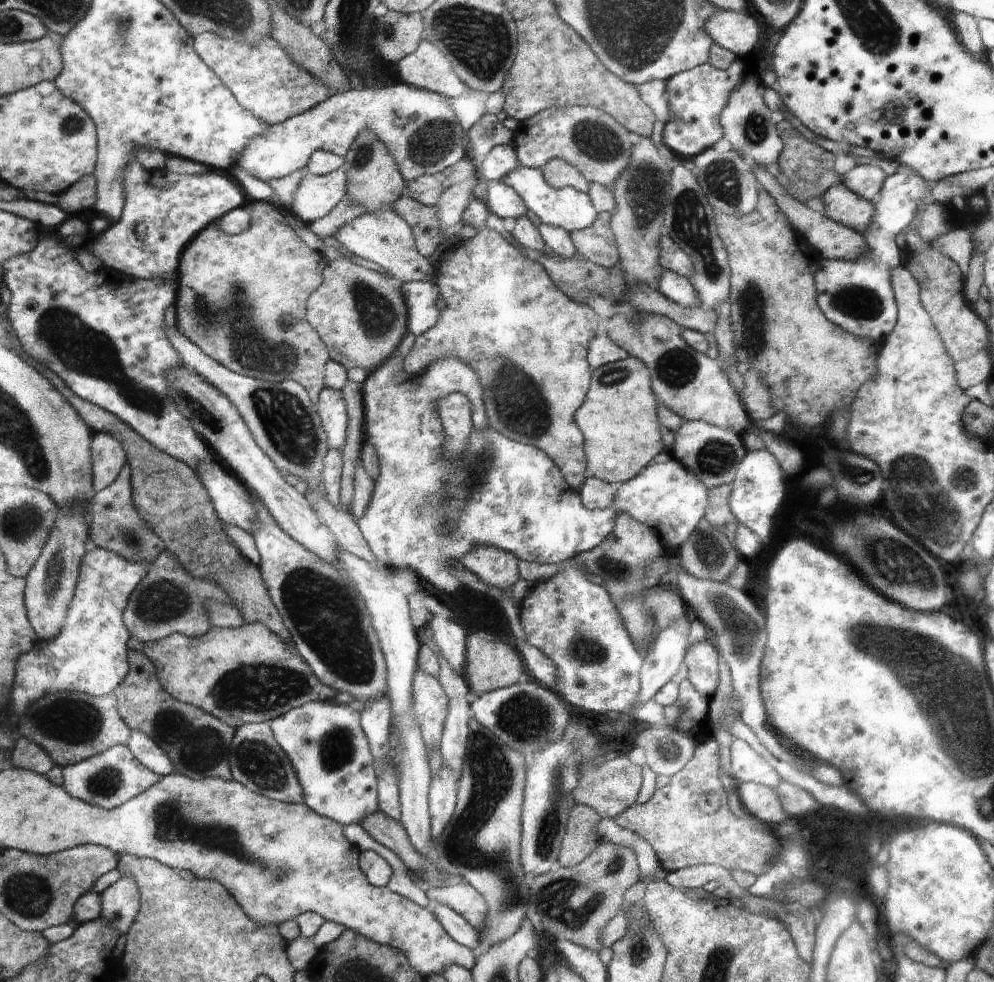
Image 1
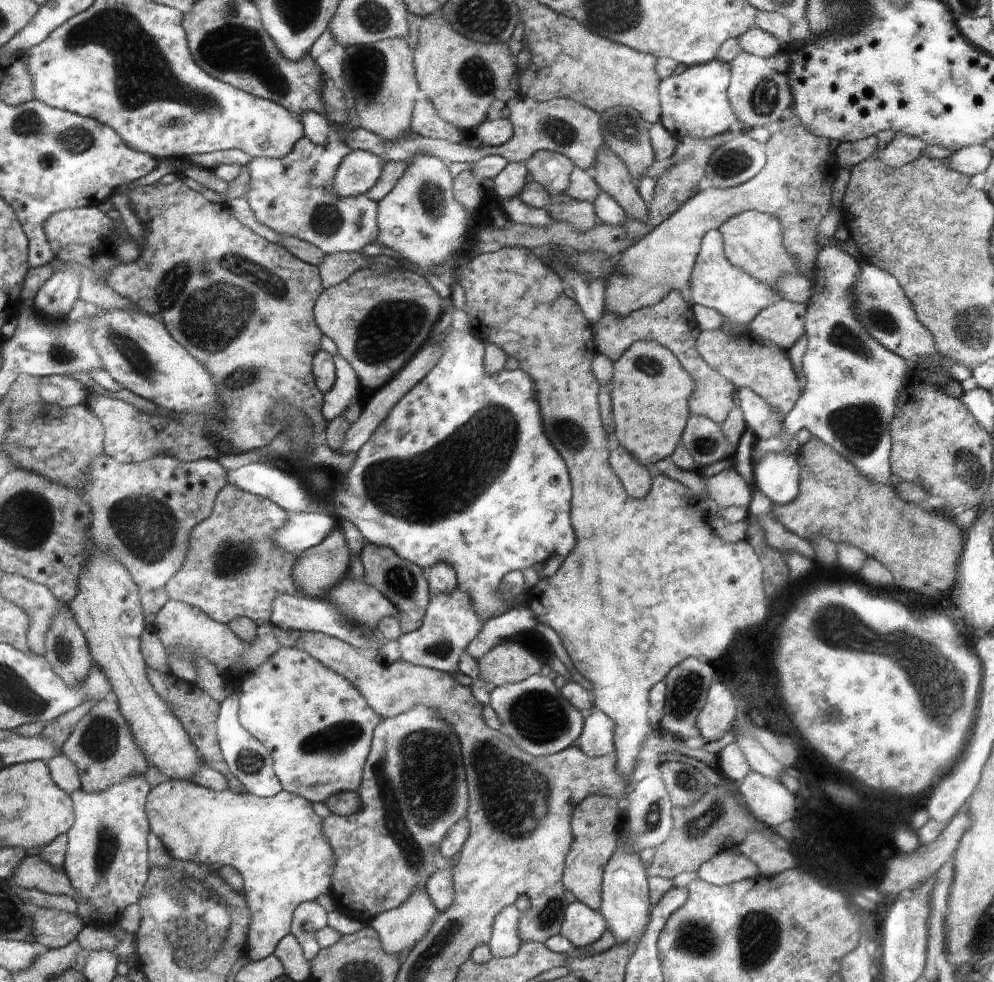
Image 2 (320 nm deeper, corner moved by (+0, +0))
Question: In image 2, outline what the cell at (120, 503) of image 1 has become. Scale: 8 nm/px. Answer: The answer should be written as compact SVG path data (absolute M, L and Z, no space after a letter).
M102 454L92 464L87 488L89 489L88 496L90 496L88 505L94 512L92 516L93 540L99 549L112 555L120 564L129 569L140 589L145 622L149 627L156 620L156 614L160 608L170 599L166 584L186 564L191 533L198 524L202 524L213 514L218 495L226 485L227 472L218 461L212 459L183 461L171 456L163 456L139 463L121 463Z

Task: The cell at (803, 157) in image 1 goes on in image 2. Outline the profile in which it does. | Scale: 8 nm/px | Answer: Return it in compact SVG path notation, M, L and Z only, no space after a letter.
M798 117L781 120L781 129L771 134L765 143L766 164L744 184L730 188L707 185L688 200L676 214L662 222L652 233L641 238L618 259L619 267L609 276L605 287L605 310L620 319L634 311L655 305L670 291L680 291L688 304L691 302L692 272L696 266L703 237L710 230L747 210L760 211L777 217L784 233L786 252L790 253L797 272L810 277L816 268L819 224L828 214L832 184L839 166L830 150L830 139L802 132L798 140Z

